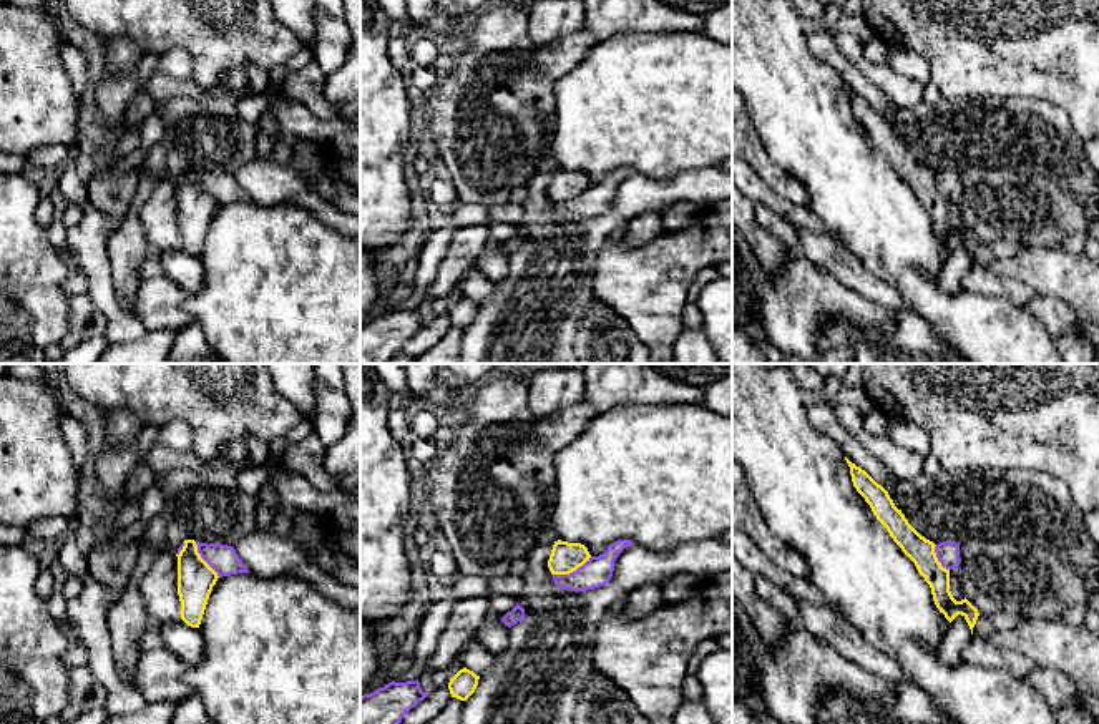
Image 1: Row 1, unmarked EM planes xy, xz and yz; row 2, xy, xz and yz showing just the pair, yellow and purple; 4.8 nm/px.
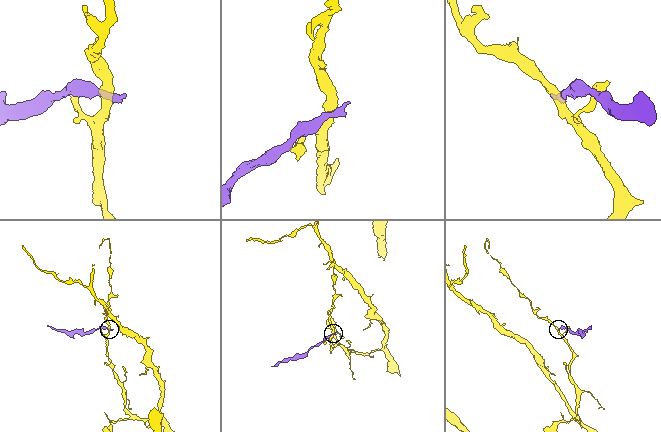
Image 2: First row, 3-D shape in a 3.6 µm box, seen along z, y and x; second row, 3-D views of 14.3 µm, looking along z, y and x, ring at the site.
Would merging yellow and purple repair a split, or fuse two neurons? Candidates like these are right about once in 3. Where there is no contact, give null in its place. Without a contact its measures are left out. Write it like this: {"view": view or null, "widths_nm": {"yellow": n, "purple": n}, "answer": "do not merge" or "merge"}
{"view": "xz", "widths_nm": {"yellow": 150, "purple": 150}, "answer": "do not merge"}

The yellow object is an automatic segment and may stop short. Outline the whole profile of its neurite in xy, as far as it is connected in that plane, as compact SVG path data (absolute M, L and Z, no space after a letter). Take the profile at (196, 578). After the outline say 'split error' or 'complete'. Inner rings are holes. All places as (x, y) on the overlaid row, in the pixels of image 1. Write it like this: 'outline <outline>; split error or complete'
outline M184 540L178 556L178 594L181 619L199 628L217 573L201 558L194 540Z; complete

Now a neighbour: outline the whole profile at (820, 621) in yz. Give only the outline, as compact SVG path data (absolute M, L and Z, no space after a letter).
M794 598L799 608L799 624L815 639L832 646L847 661L855 663L865 673L888 682L906 681L898 663L887 653L872 646L862 633L830 606L815 606L803 598Z

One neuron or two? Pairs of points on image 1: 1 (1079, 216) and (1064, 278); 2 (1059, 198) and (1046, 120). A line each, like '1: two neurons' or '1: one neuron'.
1: two neurons
2: two neurons

